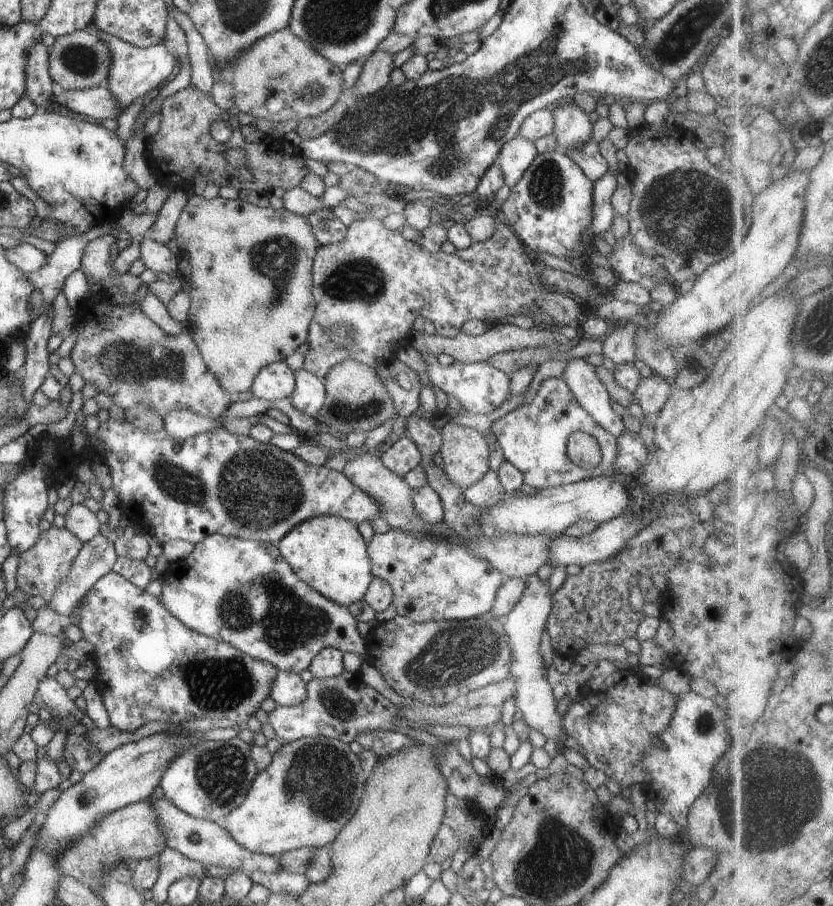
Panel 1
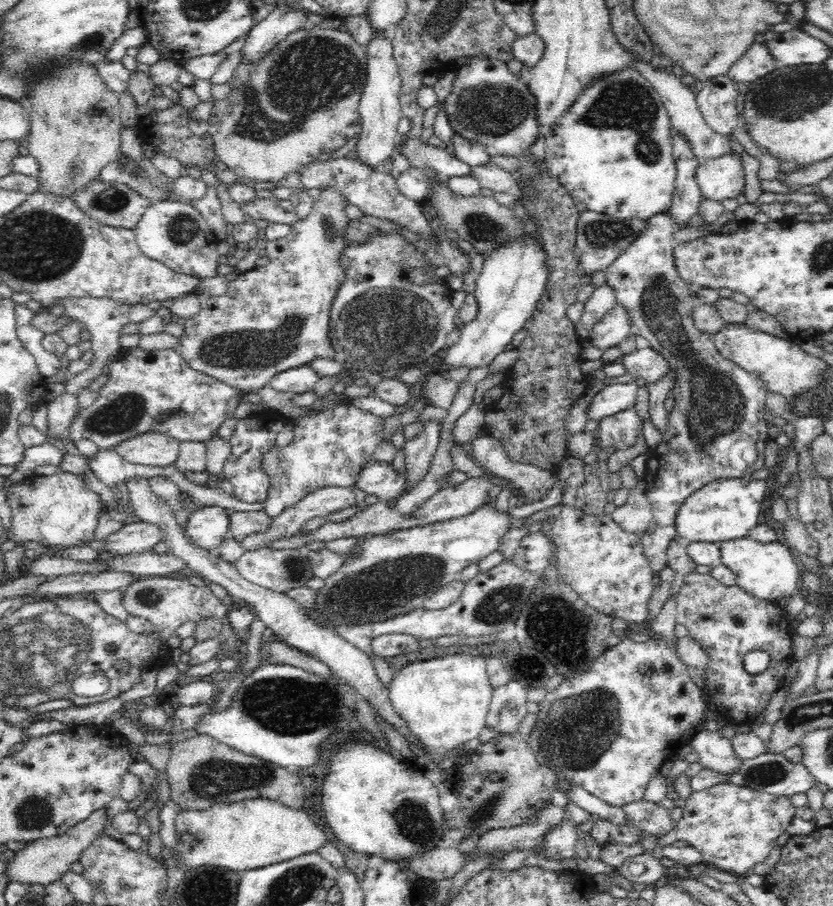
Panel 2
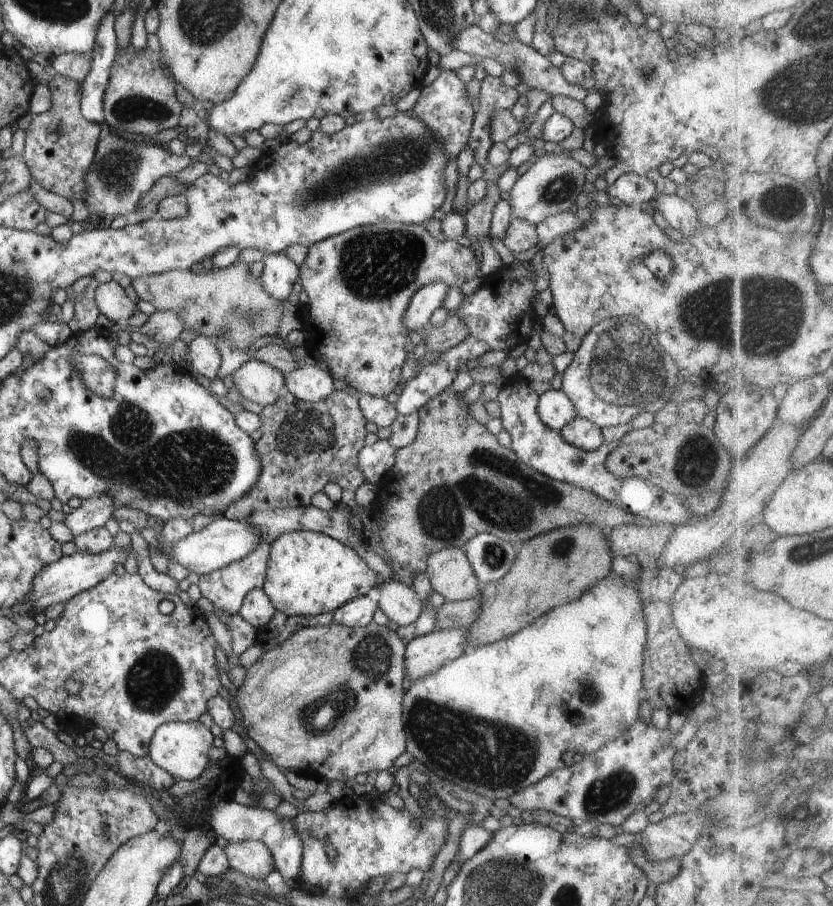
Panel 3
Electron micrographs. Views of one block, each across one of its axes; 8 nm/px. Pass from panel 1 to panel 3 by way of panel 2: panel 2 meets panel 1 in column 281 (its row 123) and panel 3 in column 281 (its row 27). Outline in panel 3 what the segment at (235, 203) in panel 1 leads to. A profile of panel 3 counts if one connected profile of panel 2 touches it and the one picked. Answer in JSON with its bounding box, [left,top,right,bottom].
[132,258,283,351]

